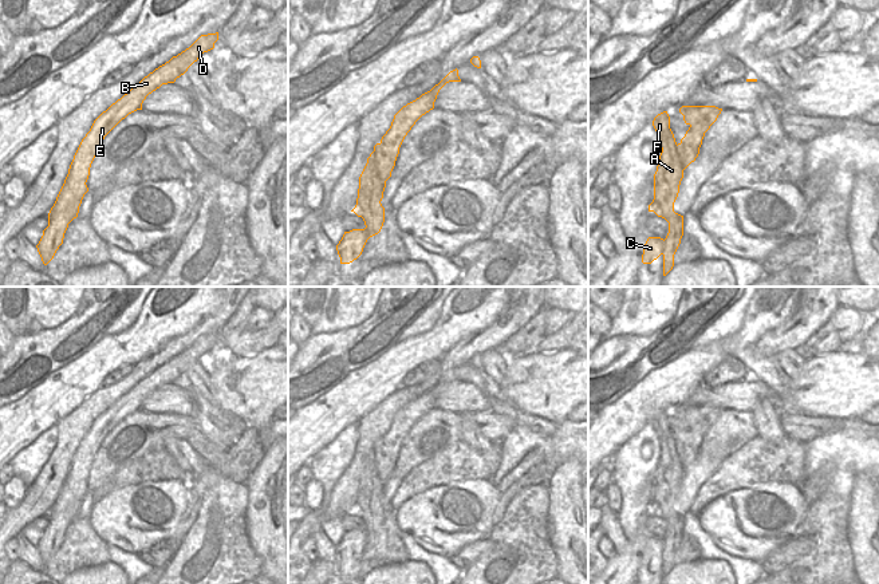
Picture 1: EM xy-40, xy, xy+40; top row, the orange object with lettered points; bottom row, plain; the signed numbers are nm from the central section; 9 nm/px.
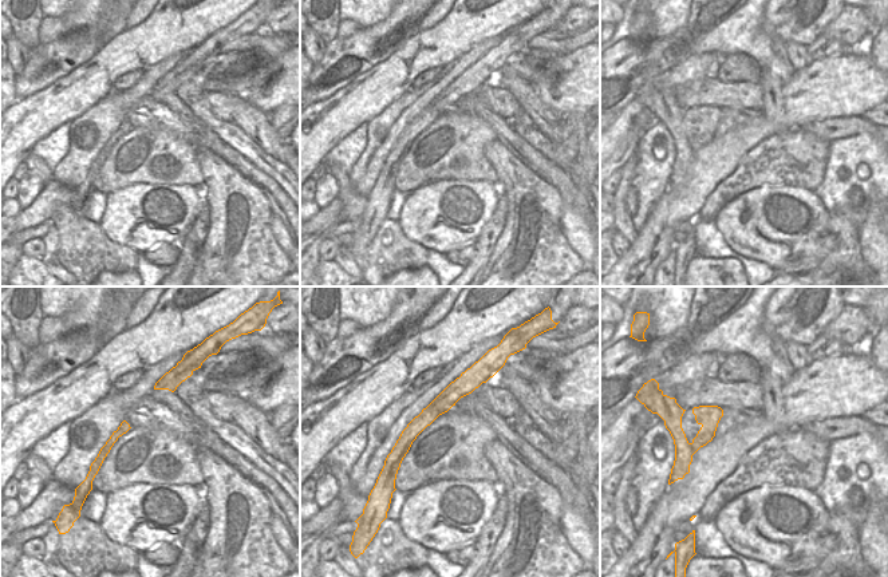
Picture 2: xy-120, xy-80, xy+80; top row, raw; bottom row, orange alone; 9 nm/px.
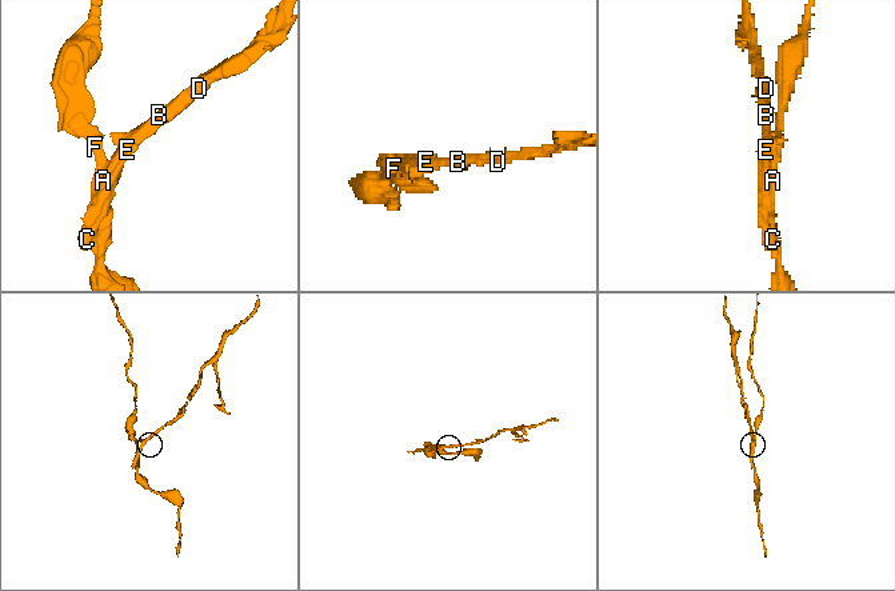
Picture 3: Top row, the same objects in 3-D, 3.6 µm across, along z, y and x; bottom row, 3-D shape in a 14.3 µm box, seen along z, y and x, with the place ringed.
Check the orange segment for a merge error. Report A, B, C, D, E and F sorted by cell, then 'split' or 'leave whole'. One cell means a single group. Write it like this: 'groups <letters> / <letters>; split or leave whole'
groups A F / B C D E; split

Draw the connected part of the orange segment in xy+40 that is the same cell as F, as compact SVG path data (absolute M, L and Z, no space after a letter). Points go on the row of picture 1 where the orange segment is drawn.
M667 111L658 114L653 121L653 126L659 137L662 153L654 174L654 200L649 205L649 212L654 212L658 217L663 217L669 222L669 233L665 238L663 248L663 276L666 276L674 267L674 254L683 236L683 217L674 216L673 204L679 192L685 167L670 129Z

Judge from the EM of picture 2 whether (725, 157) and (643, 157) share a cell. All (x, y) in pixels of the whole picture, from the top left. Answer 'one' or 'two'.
two

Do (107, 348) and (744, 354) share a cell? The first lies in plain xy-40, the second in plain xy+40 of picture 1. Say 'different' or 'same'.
different

